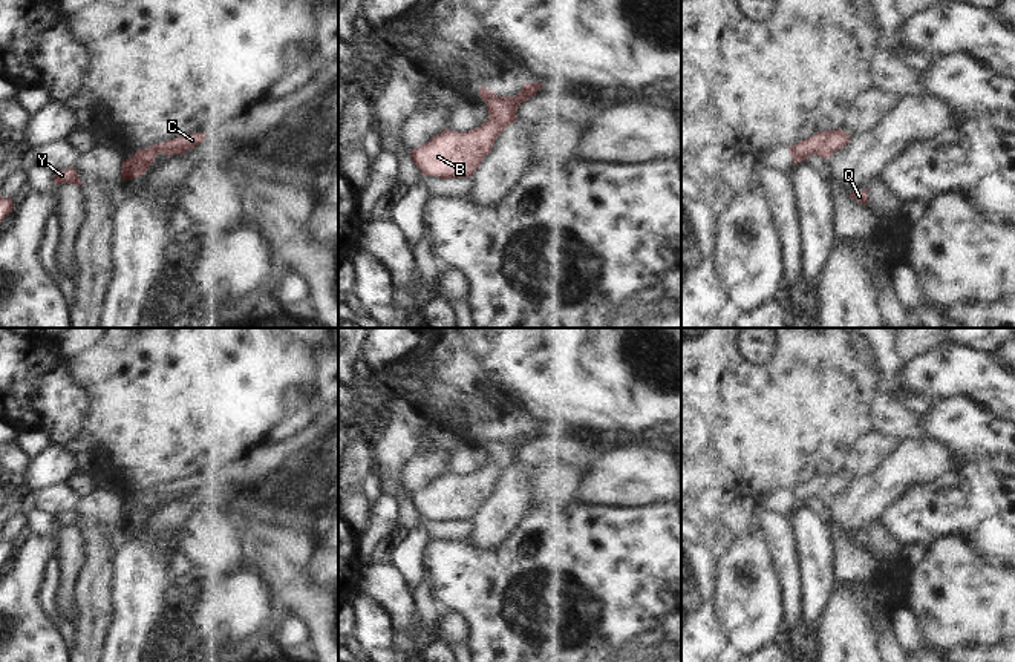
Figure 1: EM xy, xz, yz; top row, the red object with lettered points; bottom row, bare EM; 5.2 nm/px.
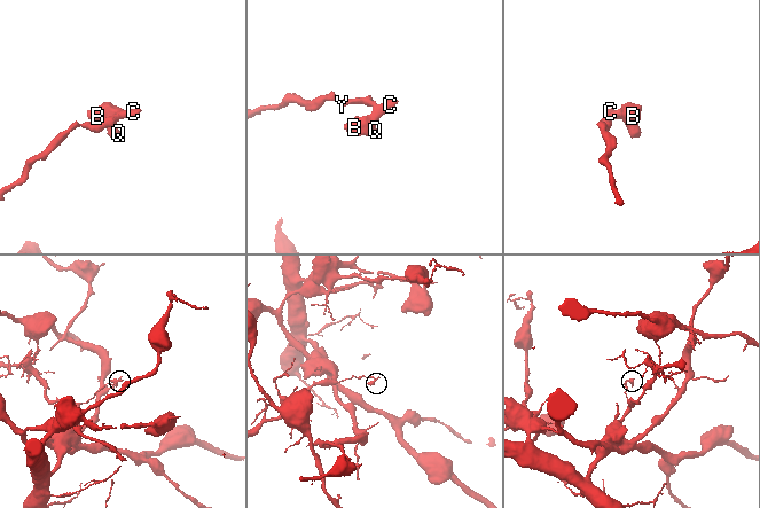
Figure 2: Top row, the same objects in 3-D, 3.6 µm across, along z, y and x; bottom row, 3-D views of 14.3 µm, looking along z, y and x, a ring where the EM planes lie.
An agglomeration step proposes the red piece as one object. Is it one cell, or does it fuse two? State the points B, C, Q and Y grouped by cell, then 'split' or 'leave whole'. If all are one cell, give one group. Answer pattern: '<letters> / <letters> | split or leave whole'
B C Q / Y | split

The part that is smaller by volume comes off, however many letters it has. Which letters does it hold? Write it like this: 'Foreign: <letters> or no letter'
Foreign: B, C, Q

